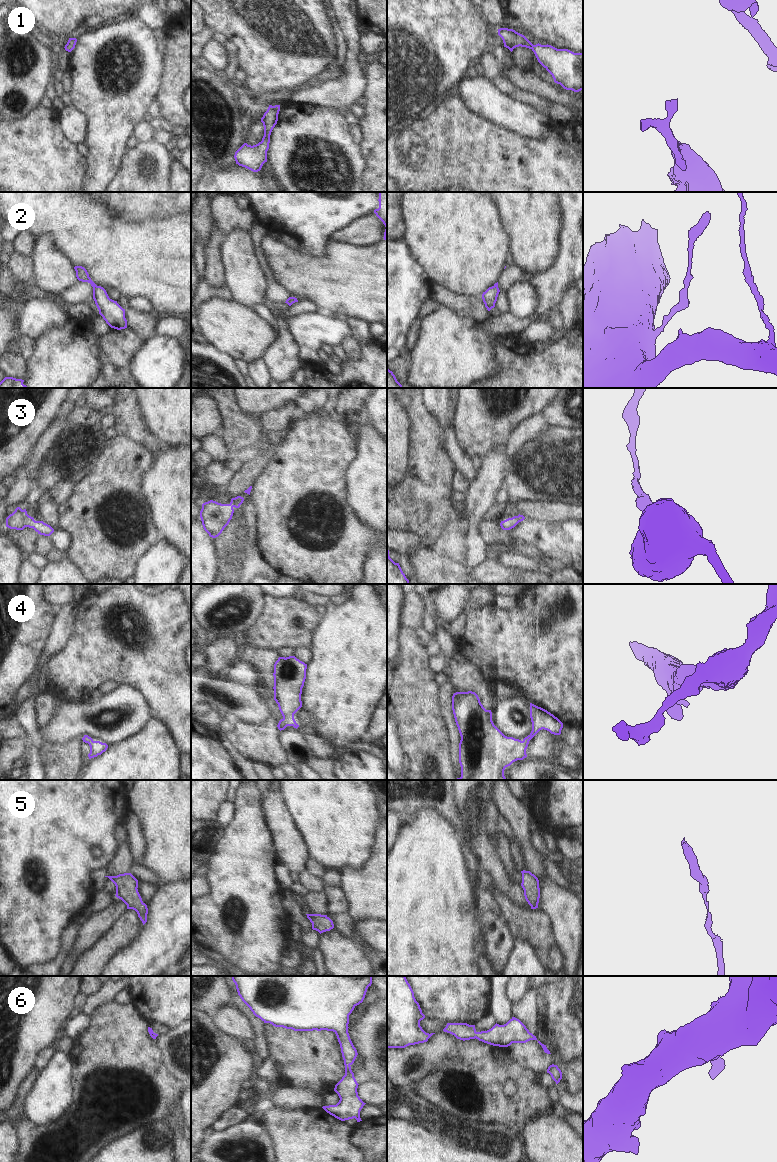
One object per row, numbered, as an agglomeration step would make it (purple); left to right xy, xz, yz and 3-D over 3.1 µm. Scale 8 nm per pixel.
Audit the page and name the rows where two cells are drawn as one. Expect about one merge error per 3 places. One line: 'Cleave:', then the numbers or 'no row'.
Cleave: no row

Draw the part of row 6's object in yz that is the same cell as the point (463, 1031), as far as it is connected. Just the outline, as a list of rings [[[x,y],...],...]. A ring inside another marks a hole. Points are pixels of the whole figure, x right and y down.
[[[512,1017],[504,1025],[496,1023],[487,1031],[477,1032],[475,1025],[467,1023],[447,1023],[443,1031],[463,1041],[476,1038],[484,1043],[499,1047],[508,1047],[512,1043],[526,1043],[530,1040],[537,1040],[536,1036],[530,1033],[526,1026],[515,1017]],[[540,1041],[538,1043],[545,1053],[551,1054],[546,1045]]]

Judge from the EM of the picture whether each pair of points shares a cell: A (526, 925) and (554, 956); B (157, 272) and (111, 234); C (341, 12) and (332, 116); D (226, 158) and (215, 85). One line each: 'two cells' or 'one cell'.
A: one cell
B: one cell
C: two cells
D: one cell

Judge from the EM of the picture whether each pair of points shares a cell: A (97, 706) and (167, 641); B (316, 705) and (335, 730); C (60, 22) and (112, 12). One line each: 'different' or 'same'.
A: different
B: same
C: same

